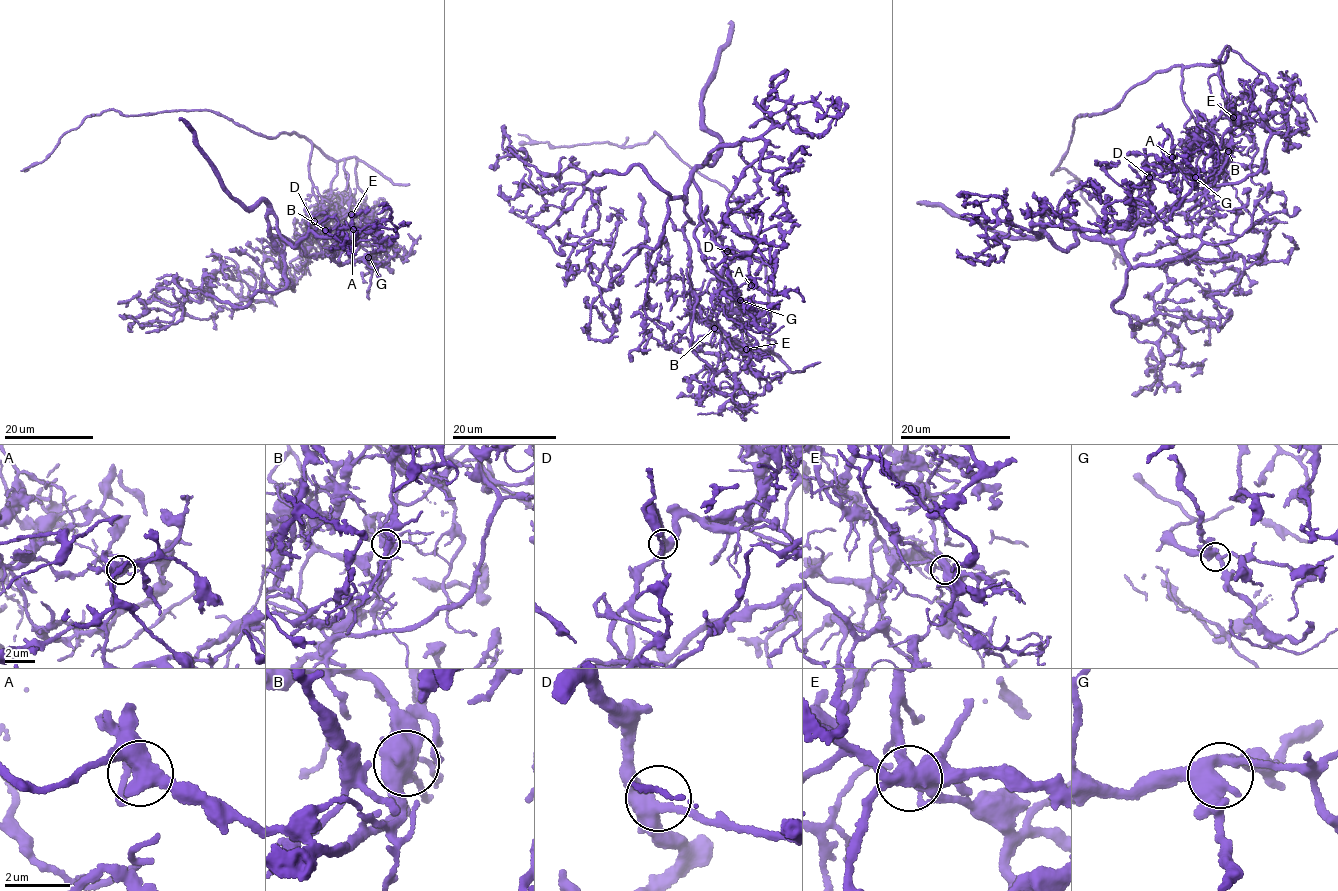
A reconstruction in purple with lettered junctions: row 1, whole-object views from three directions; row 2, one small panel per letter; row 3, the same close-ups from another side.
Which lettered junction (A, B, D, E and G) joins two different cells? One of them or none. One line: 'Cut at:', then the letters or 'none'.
Cut at: E

